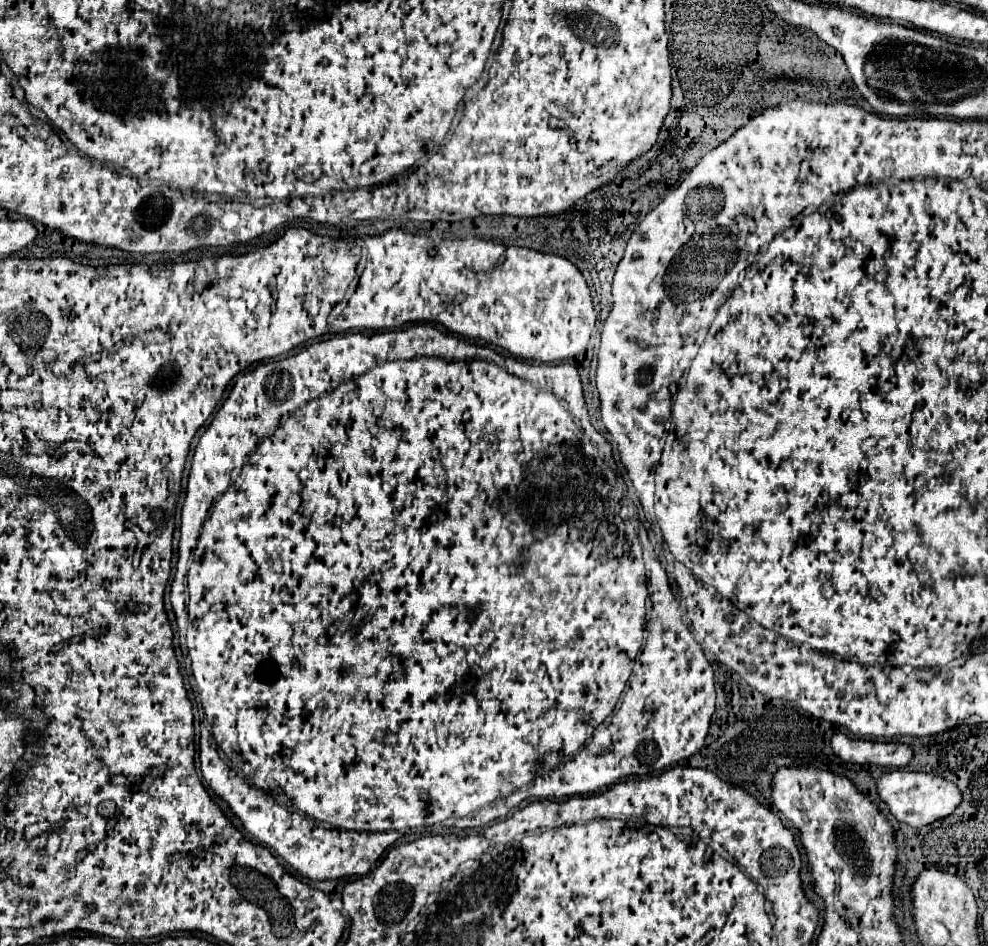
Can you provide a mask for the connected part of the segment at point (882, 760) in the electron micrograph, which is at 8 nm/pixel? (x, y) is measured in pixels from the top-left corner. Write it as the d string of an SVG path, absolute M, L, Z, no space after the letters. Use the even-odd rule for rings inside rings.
M837 732L831 740L833 752L849 764L877 764L903 768L913 758L913 748L901 742L879 742L865 738L851 738Z

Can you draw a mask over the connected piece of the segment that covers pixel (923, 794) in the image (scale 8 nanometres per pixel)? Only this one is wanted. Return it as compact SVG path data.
M893 770L885 772L877 782L879 798L891 808L891 814L913 828L923 828L933 824L935 820L947 818L955 812L955 808L961 804L961 790L951 780L945 780L941 776L923 774L923 772L909 772L909 770Z

